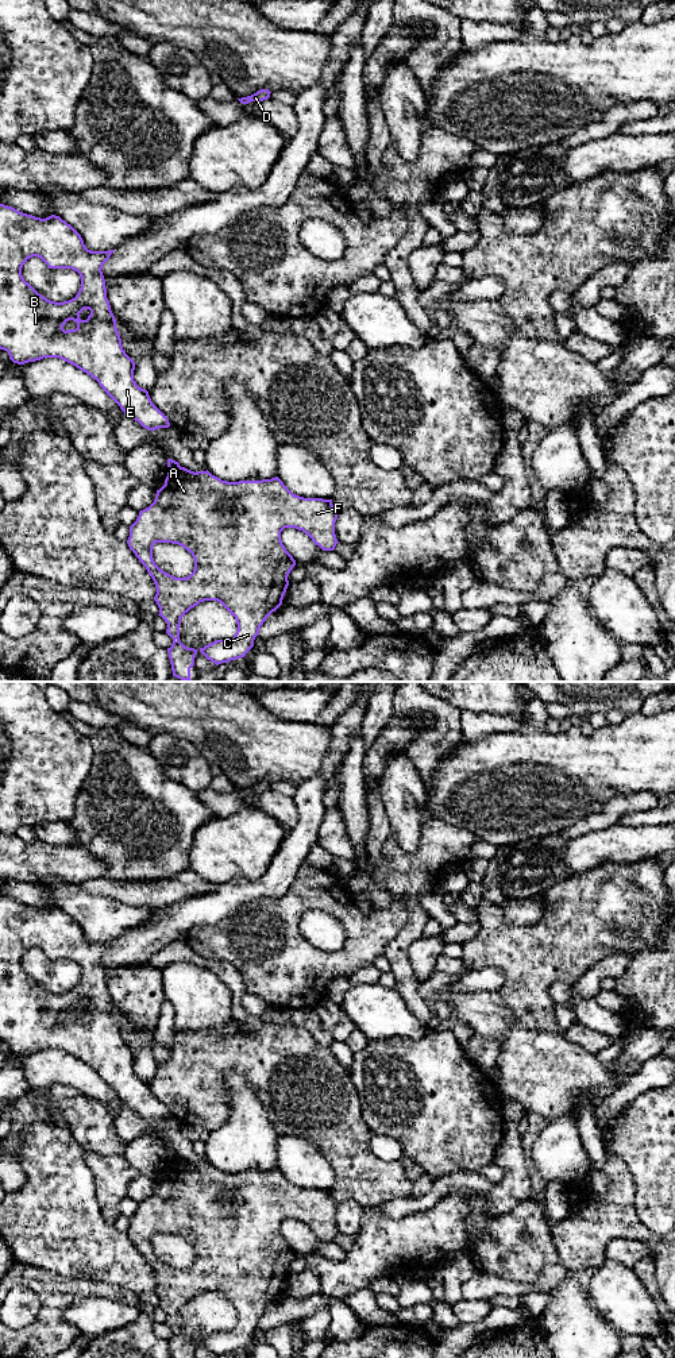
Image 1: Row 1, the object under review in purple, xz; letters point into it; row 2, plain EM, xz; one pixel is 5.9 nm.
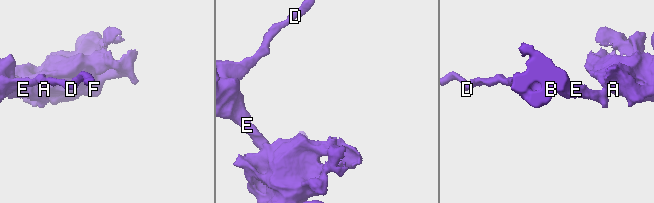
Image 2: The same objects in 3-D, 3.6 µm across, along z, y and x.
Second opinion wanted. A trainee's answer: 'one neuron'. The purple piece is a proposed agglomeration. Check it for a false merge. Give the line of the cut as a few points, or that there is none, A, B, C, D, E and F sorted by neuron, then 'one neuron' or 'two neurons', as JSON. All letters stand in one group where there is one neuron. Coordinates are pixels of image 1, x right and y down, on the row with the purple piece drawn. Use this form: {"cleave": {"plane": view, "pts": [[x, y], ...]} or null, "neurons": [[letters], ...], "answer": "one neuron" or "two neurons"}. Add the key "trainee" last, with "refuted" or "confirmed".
{"cleave": {"plane": "xz", "pts": [[180, 466], [169, 469]]}, "neurons": [["A", "C", "F"], ["B", "D", "E"]], "answer": "two neurons", "trainee": "refuted"}

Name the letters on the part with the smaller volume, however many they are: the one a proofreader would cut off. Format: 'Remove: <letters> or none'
Remove: A, C, F

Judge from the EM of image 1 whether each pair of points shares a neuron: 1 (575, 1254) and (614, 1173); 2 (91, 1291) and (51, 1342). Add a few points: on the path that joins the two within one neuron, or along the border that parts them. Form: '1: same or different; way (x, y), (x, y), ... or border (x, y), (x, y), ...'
1: same; way (586, 1234), (616, 1204), (616, 1193)
2: same; way (73, 1291), (51, 1312), (51, 1324)

